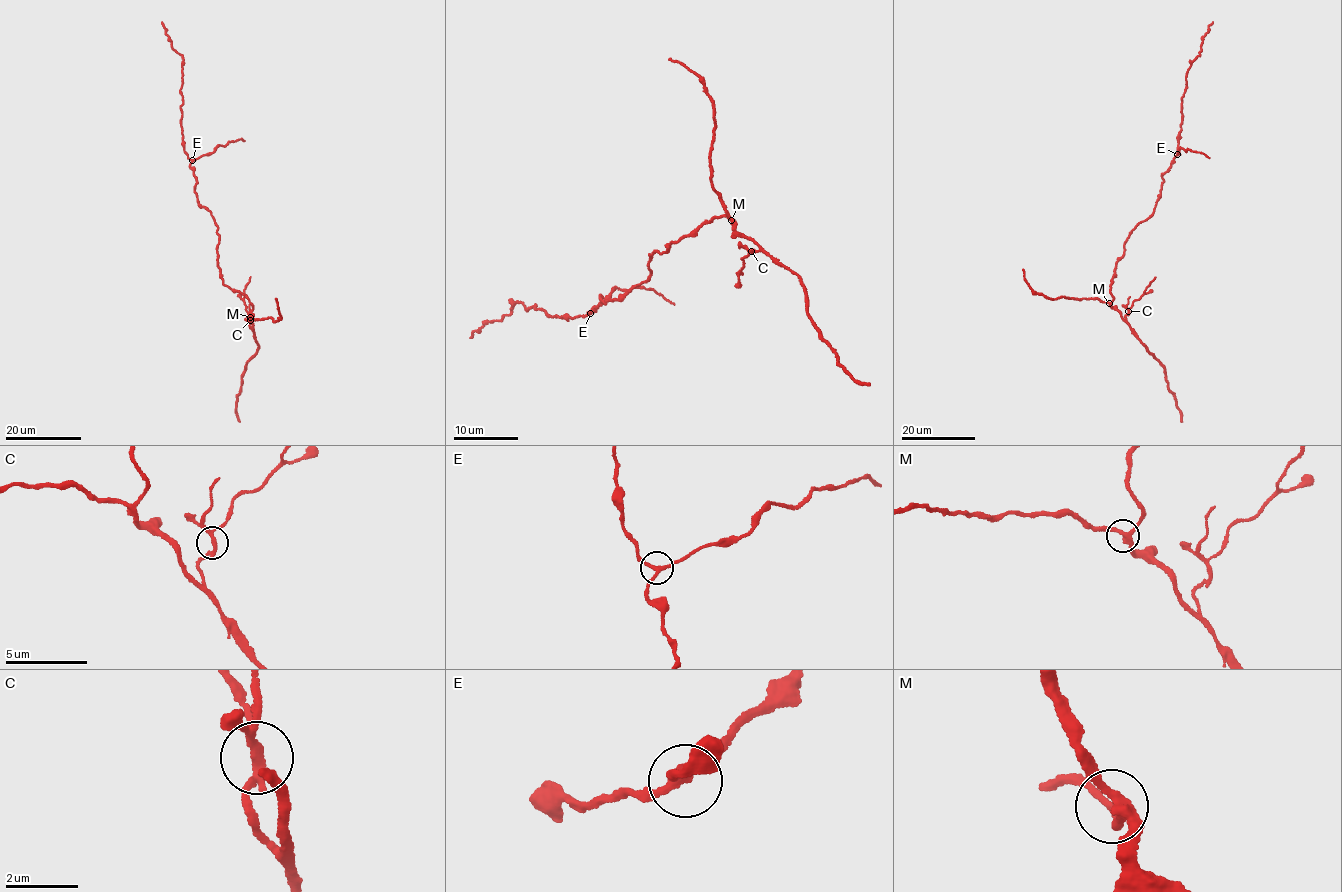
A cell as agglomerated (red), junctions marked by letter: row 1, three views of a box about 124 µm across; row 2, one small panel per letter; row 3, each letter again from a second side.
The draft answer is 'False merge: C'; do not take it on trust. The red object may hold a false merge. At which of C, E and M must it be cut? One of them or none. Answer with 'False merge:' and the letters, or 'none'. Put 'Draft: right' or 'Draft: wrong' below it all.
False merge: C
Draft: right

